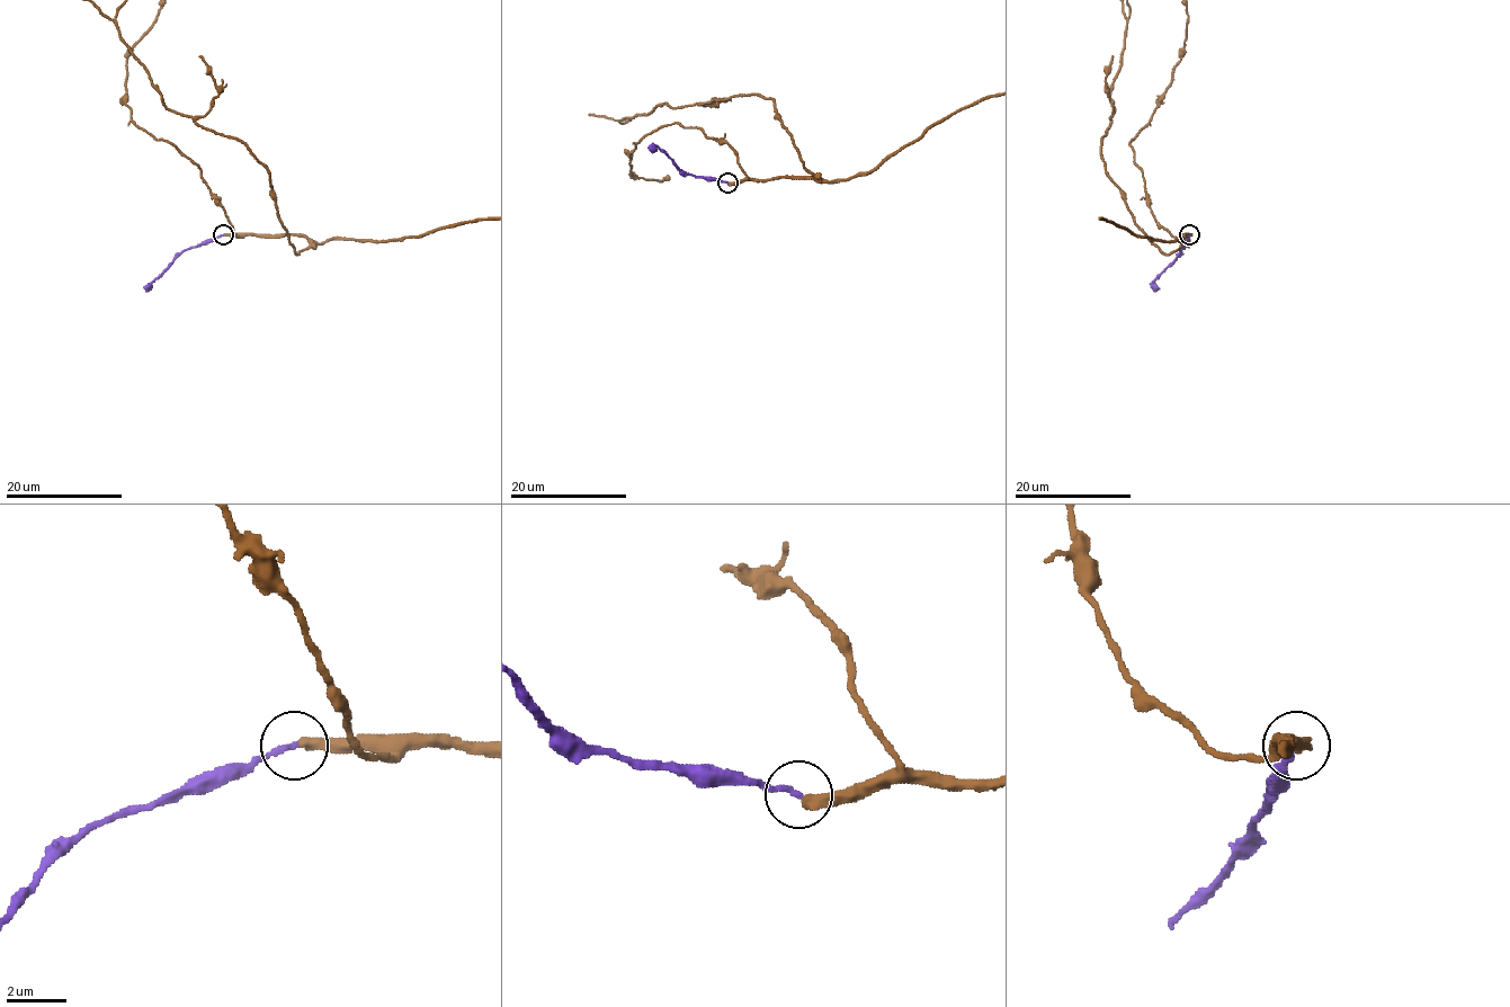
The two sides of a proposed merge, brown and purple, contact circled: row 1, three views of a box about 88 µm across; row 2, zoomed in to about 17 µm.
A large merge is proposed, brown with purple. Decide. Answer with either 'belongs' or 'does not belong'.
does not belong

